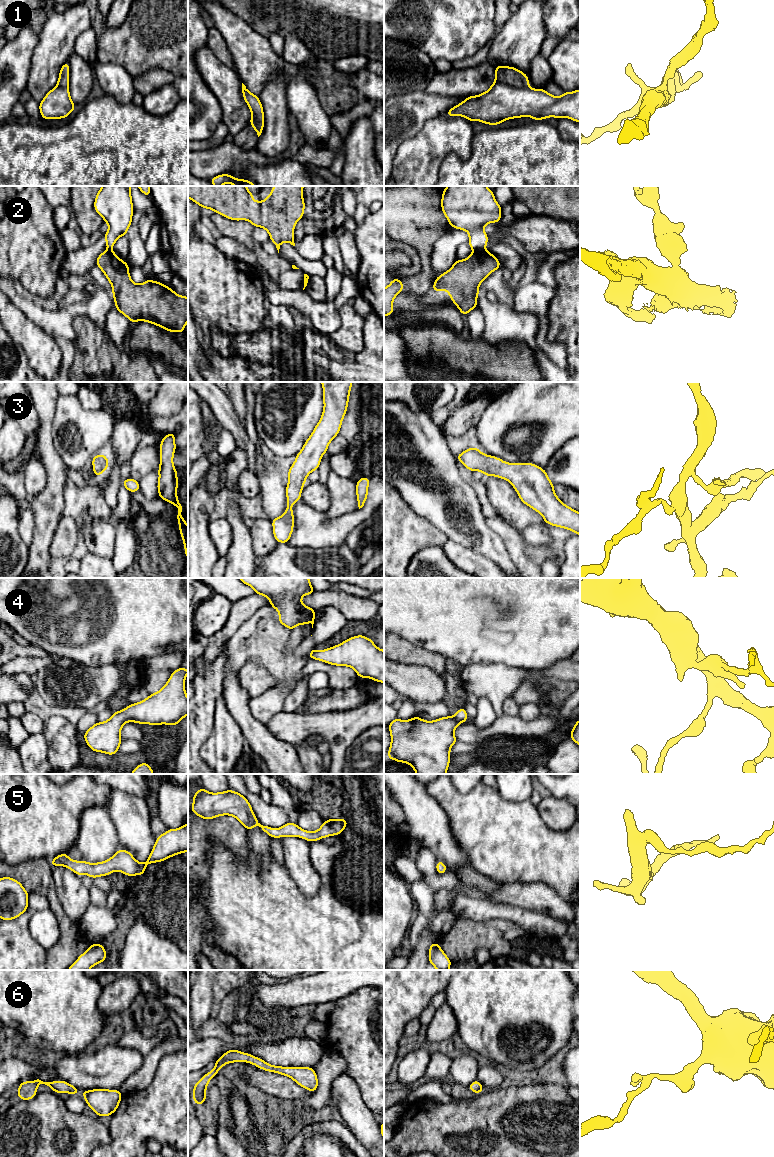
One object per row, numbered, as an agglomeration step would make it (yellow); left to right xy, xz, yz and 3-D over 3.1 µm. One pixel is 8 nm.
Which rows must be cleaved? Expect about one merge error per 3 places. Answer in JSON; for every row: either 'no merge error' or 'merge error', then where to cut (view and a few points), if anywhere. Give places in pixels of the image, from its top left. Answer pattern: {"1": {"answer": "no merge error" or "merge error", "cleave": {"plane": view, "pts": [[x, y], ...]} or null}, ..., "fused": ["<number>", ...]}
{"1": {"answer": "merge error", "cleave": {"plane": "yz", "pts": [[496, 79], [509, 85], [528, 87]]}}, "2": {"answer": "merge error", "cleave": {"plane": "yz", "pts": [[483, 248], [473, 251]]}}, "3": {"answer": "no merge error", "cleave": null}, "4": {"answer": "no merge error", "cleave": null}, "5": {"answer": "no merge error", "cleave": null}, "6": {"answer": "no merge error", "cleave": null}, "fused": ["1", "2"]}

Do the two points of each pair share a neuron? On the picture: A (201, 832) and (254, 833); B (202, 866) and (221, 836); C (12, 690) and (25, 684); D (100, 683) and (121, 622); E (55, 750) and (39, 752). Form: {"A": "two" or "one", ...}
{"A": "two", "B": "one", "C": "one", "D": "two", "E": "two"}

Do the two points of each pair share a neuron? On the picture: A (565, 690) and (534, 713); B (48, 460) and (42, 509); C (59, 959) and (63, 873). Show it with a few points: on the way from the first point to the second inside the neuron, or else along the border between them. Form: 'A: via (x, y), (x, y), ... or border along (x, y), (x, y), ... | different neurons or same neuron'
A: border along (520, 706), (526, 703), (535, 703), (542, 713) | different neurons
B: via (53, 472), (53, 493), (51, 497) | same neuron
C: border along (53, 882), (63, 911), (76, 923) | different neurons

